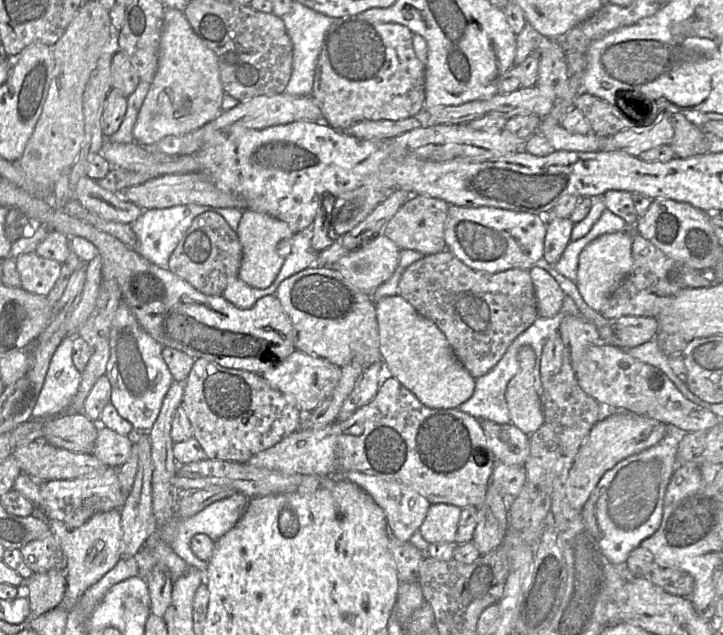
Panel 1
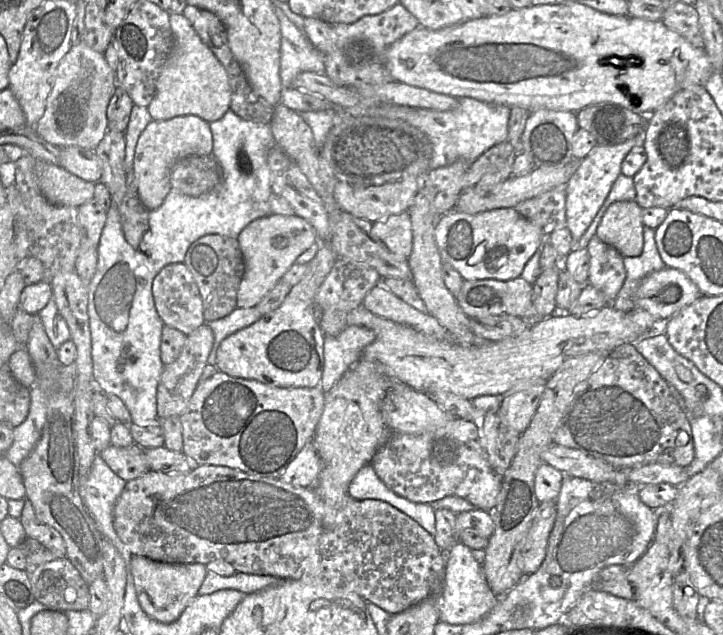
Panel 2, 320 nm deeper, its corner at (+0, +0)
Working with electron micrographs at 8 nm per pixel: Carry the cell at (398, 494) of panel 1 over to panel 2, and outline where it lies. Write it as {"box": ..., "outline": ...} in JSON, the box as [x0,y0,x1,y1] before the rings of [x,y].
{"box":[280,441,321,487],"outline":[[[309,441],[291,461],[280,479],[286,483],[311,487],[321,471],[321,460],[312,441]]]}

